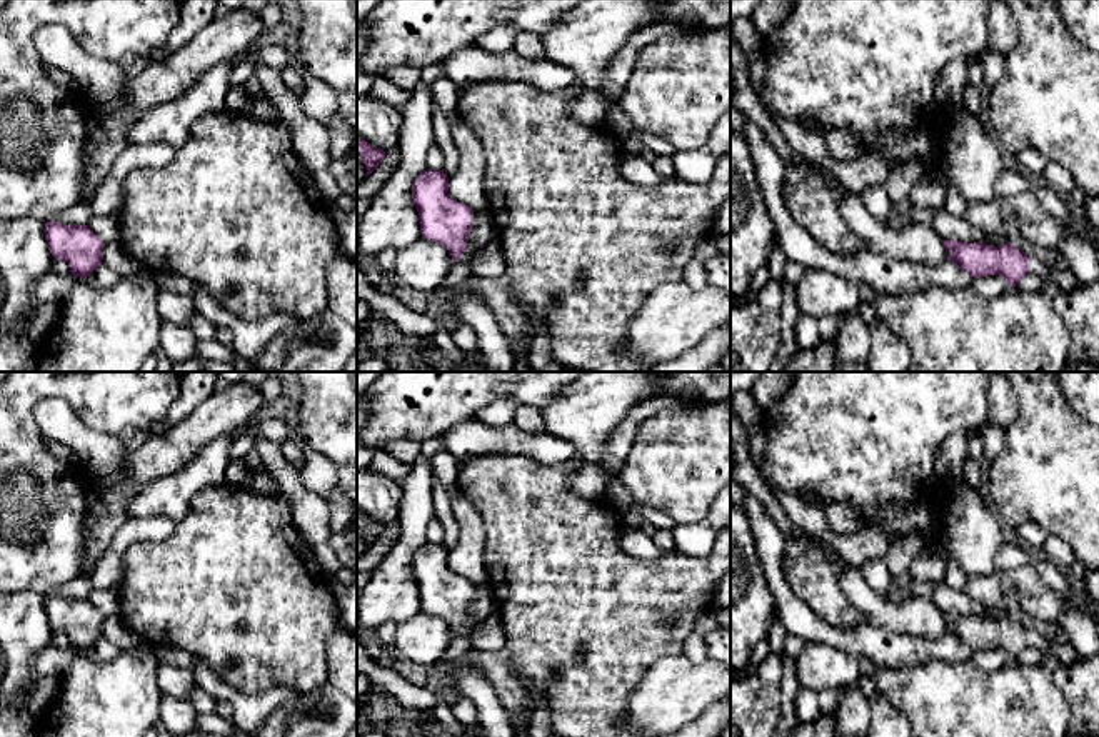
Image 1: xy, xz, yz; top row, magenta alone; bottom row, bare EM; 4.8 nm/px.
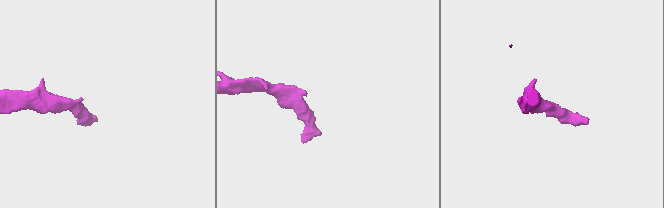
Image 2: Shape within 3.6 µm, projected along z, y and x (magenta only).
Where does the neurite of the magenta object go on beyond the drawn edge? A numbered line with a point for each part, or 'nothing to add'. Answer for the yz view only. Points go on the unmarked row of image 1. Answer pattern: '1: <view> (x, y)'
1: yz (1066, 654)

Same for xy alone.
nothing to add

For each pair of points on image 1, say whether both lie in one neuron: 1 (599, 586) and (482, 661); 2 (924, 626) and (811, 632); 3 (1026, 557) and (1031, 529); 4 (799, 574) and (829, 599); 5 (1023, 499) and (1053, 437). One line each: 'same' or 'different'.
1: same
2: different
3: different
4: same
5: same

